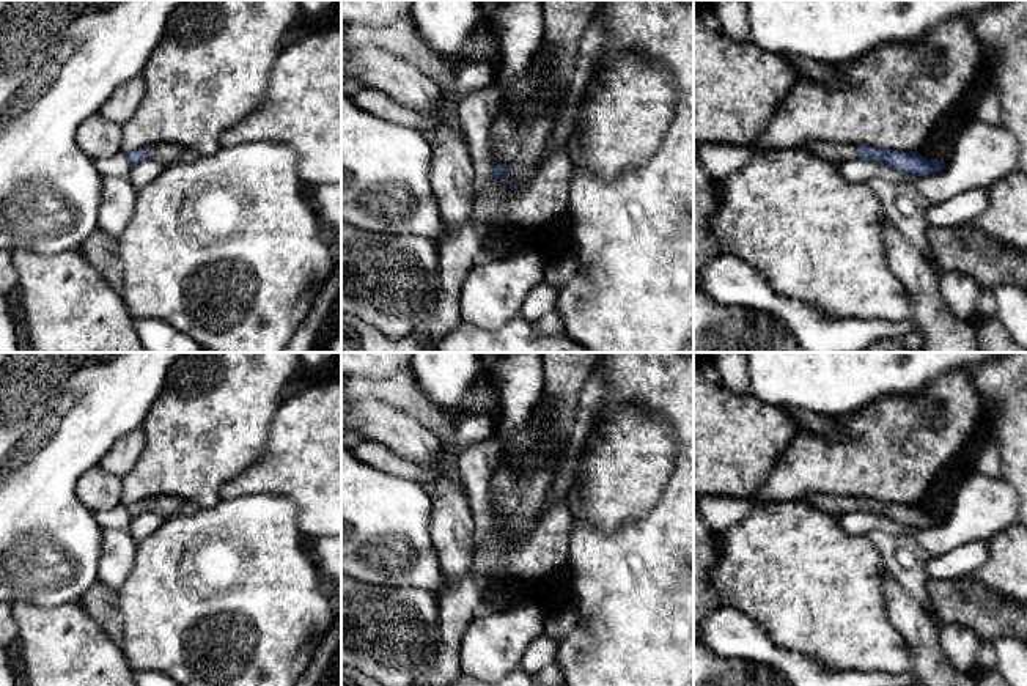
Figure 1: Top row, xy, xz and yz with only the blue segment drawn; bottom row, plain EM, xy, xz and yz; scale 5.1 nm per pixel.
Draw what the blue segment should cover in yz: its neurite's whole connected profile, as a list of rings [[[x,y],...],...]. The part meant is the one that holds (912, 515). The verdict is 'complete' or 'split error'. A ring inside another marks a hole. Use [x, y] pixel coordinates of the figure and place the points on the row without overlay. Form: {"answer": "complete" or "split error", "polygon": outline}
{"answer": "split error", "polygon": [[[812,494],[808,502],[818,507],[821,511],[827,511],[835,518],[843,514],[863,511],[874,516],[887,518],[901,526],[912,529],[928,529],[945,521],[945,513],[926,511],[918,503],[901,505],[892,502],[881,502],[870,497],[851,497],[834,494]]]}

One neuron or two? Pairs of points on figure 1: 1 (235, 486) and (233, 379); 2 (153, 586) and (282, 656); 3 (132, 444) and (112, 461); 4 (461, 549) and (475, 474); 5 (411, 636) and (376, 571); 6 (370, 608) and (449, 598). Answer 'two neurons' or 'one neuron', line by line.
1: two neurons
2: one neuron
3: one neuron
4: two neurons
5: two neurons
6: two neurons

